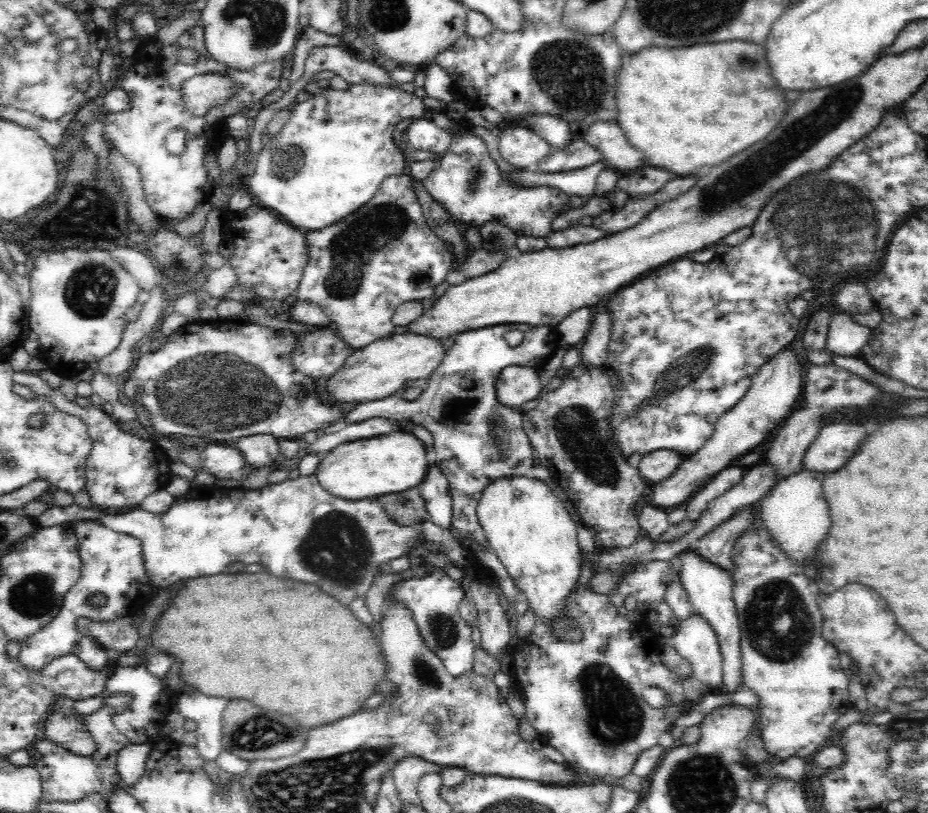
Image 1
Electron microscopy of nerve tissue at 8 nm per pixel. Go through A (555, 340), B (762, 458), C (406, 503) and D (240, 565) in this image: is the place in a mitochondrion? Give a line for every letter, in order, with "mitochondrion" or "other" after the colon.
A: other
B: other
C: mitochondrion
D: other

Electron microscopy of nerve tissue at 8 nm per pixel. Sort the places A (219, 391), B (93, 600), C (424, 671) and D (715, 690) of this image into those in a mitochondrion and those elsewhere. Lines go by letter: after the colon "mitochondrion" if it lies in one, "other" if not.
A: mitochondrion
B: mitochondrion
C: mitochondrion
D: other

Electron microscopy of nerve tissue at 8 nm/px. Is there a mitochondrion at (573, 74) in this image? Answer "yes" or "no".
yes

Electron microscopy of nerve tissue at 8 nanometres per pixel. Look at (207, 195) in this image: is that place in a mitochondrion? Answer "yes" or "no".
no

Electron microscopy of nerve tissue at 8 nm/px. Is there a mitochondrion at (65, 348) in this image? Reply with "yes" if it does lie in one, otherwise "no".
no

